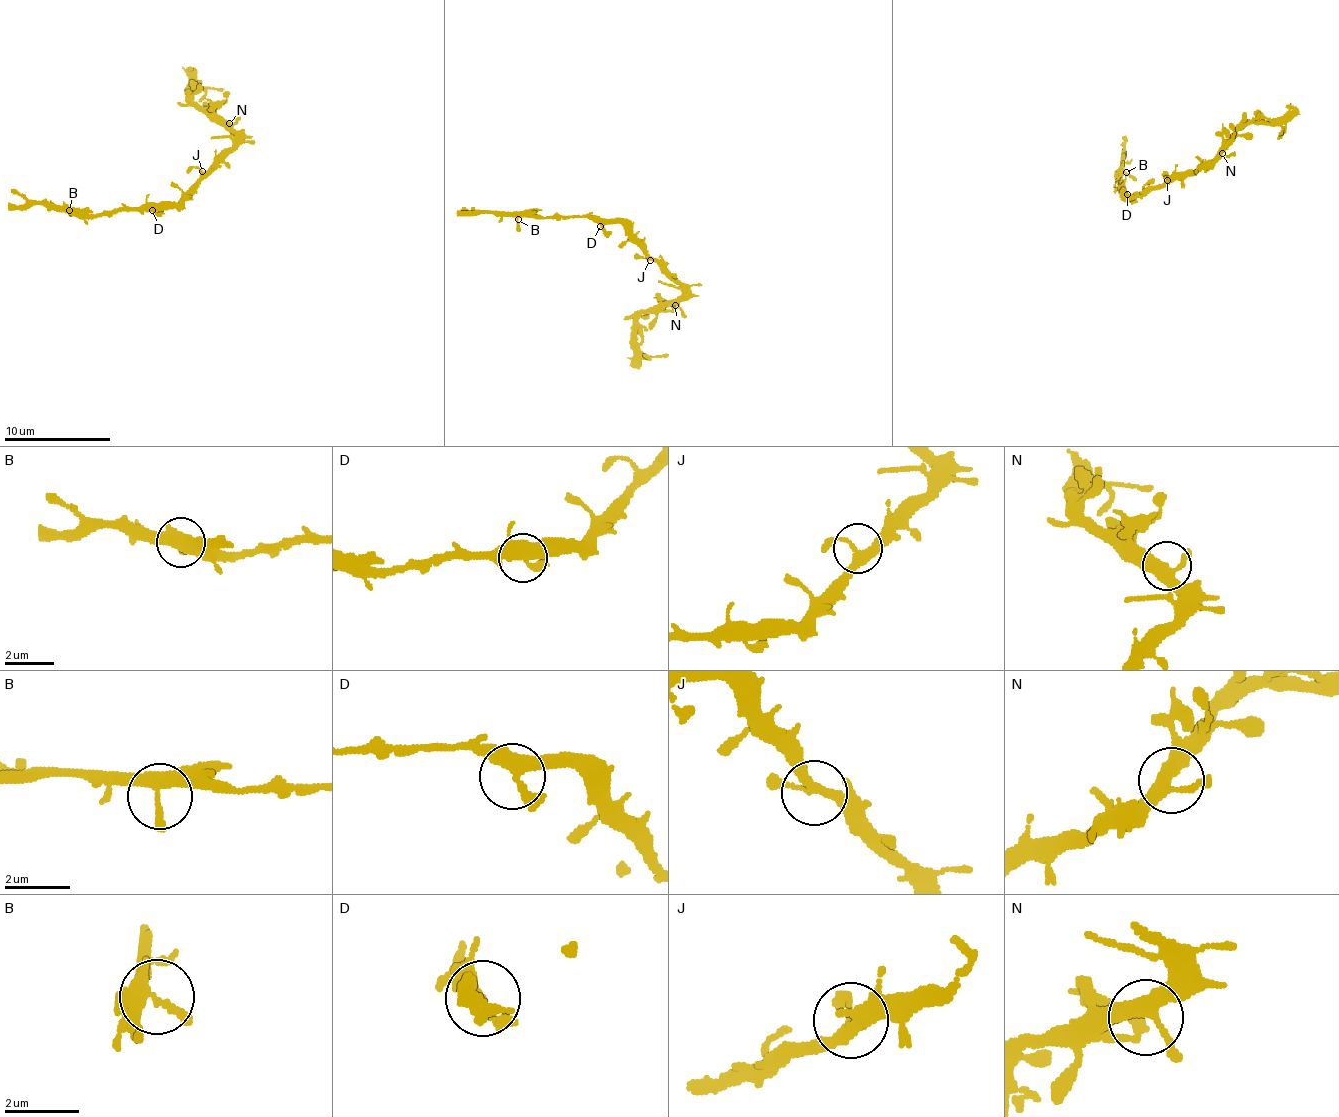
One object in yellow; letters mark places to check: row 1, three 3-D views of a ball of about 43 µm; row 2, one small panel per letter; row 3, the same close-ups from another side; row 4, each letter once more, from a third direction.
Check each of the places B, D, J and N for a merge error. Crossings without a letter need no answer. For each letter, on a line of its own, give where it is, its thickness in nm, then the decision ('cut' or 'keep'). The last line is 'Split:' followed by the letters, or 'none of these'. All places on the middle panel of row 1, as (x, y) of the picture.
B: at (518, 219); 420 nm thick; keep
D: at (600, 226); 400 nm thick; keep
J: at (650, 260); 240 nm thick; keep
N: at (675, 305); 360 nm thick; keep
Split: none of these

